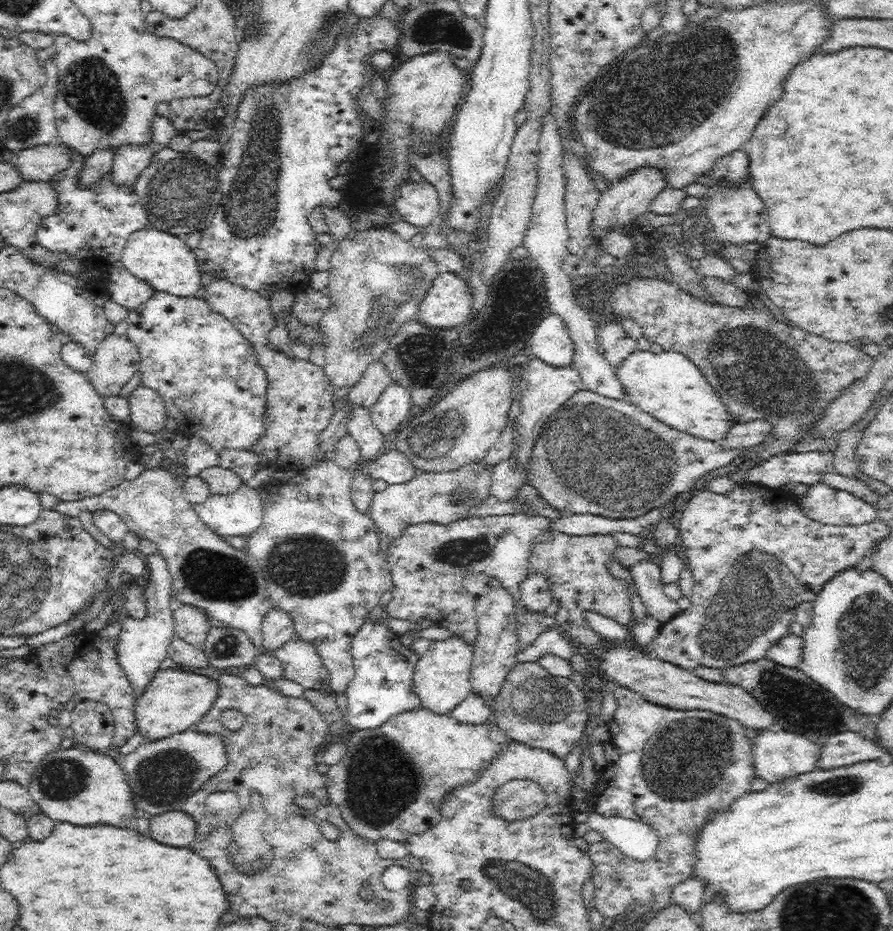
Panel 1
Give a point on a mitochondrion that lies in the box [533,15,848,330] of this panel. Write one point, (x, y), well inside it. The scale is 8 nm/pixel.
(689, 81)

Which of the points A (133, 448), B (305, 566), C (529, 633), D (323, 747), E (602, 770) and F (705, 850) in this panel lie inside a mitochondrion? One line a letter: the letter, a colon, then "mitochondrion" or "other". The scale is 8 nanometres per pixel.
A: other
B: mitochondrion
C: other
D: other
E: other
F: other

